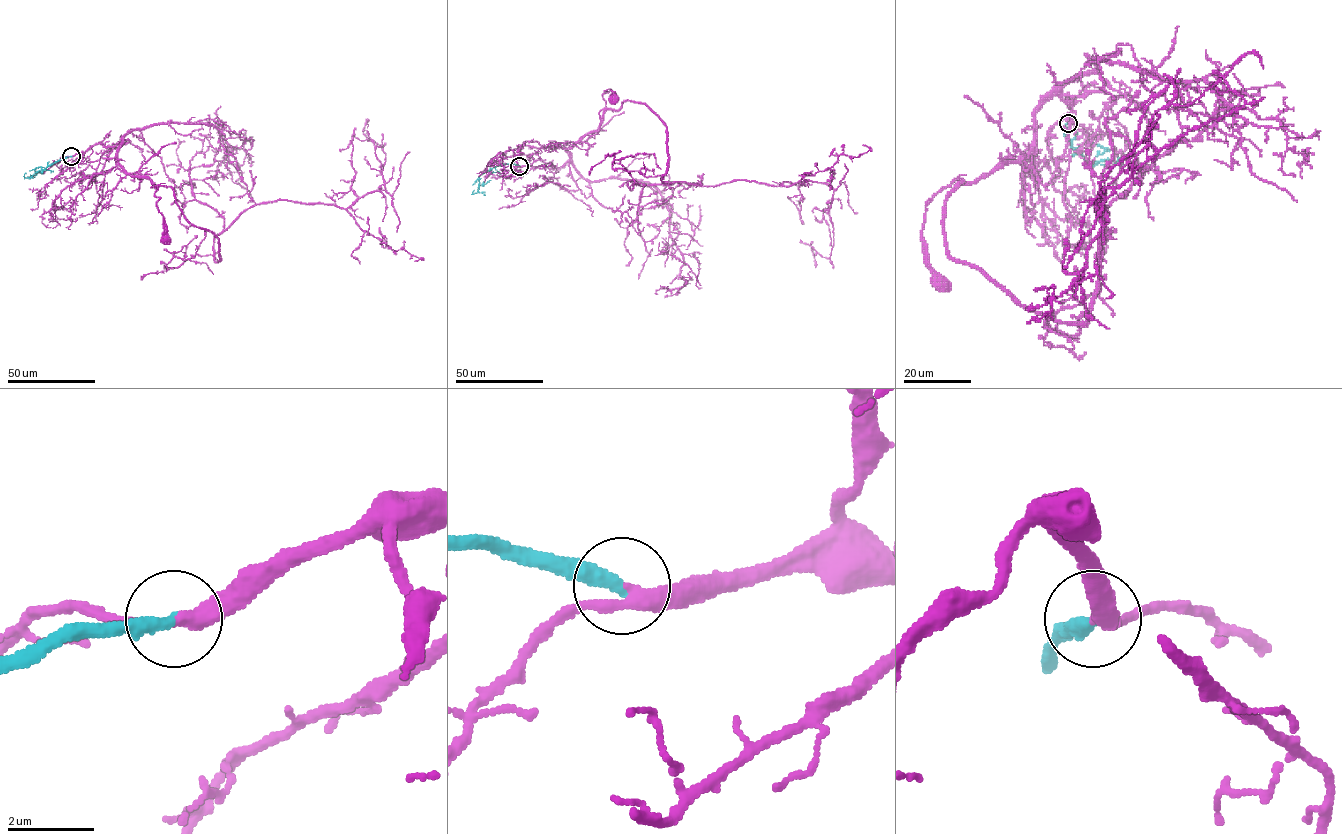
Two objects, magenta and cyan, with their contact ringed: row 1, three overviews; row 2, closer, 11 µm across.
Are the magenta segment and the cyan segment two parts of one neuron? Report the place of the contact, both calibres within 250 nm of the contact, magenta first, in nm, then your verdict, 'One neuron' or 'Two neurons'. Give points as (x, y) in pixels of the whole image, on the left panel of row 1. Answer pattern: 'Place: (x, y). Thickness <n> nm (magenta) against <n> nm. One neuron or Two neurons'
Place: (71, 156). Thickness 320 nm (magenta) against 340 nm. One neuron

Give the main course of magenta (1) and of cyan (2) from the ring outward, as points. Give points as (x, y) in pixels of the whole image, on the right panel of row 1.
1: (1068, 123), (1072, 99), (1054, 95), (1020, 160), (953, 180), (926, 203), (923, 260), (943, 284)
2: (1068, 123), (1065, 125), (1065, 136), (1089, 163), (1110, 160), (1121, 165), (1115, 155)

